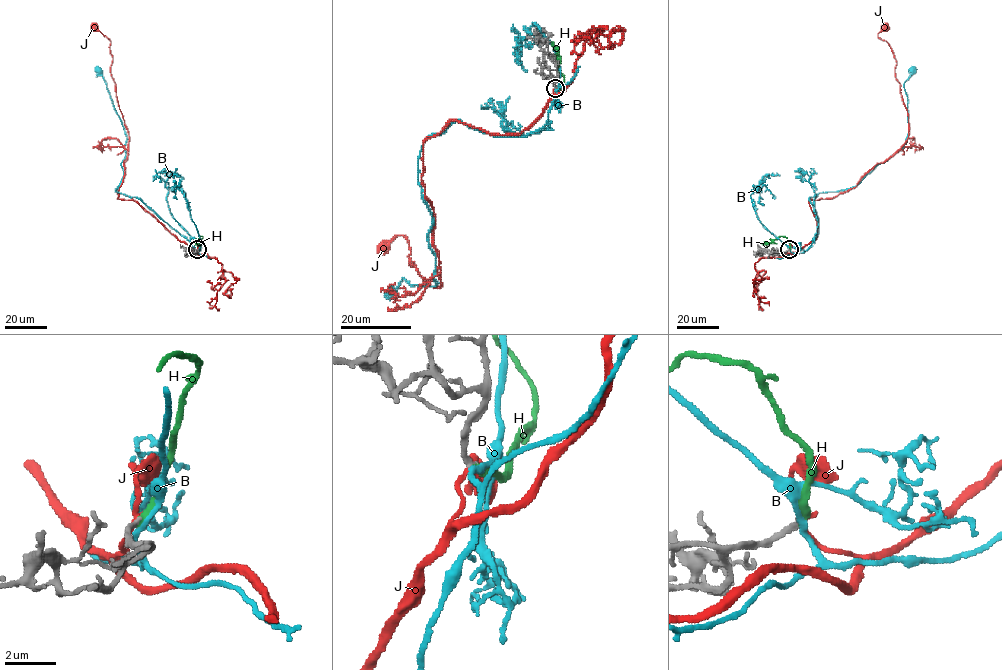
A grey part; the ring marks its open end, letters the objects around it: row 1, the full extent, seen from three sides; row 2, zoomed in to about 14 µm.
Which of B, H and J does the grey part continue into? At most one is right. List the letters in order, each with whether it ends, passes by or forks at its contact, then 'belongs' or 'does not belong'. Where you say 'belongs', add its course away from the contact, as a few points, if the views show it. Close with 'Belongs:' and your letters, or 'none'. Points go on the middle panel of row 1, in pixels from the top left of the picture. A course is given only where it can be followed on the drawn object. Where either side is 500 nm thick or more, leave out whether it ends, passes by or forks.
B: it passes by | does not belong
H: it ends | belongs | via (555, 88), (560, 89), (564, 76), (557, 65), (559, 52), (551, 42)
J: it passes by | does not belong
Belongs: H

